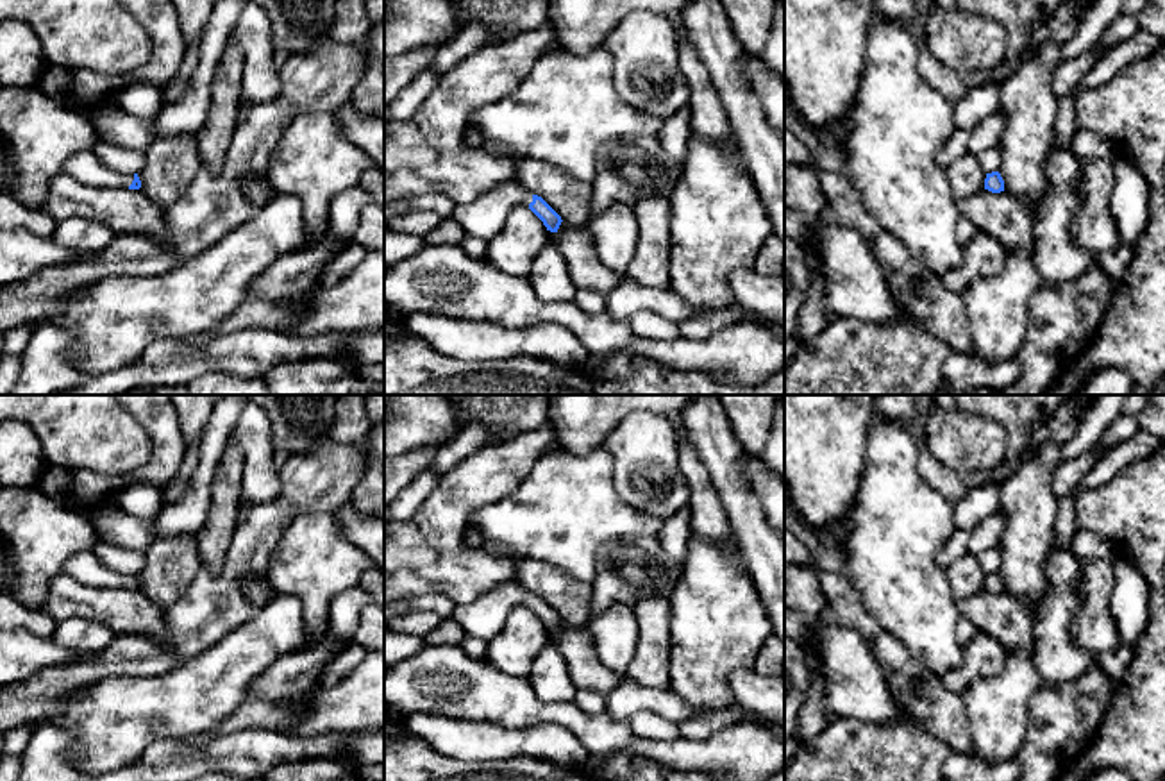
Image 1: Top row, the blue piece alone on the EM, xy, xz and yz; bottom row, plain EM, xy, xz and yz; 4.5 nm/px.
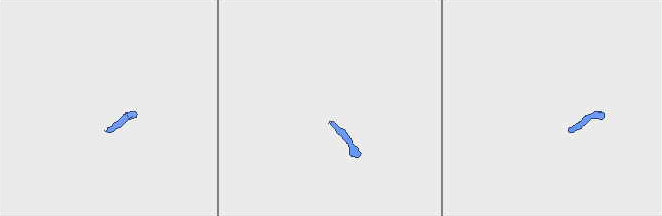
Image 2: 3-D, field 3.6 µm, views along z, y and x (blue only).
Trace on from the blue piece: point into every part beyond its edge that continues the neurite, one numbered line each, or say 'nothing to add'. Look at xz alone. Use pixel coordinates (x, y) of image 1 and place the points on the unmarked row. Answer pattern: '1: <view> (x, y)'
1: xz (485, 619)

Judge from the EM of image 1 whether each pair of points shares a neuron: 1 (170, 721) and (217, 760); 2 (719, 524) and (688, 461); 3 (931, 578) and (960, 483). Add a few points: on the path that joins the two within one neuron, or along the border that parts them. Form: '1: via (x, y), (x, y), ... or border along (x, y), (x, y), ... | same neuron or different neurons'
1: border along (181, 737), (154, 739), (142, 753) | different neurons
2: via (706, 508), (697, 478) | same neuron
3: border along (921, 476), (955, 503) | different neurons

